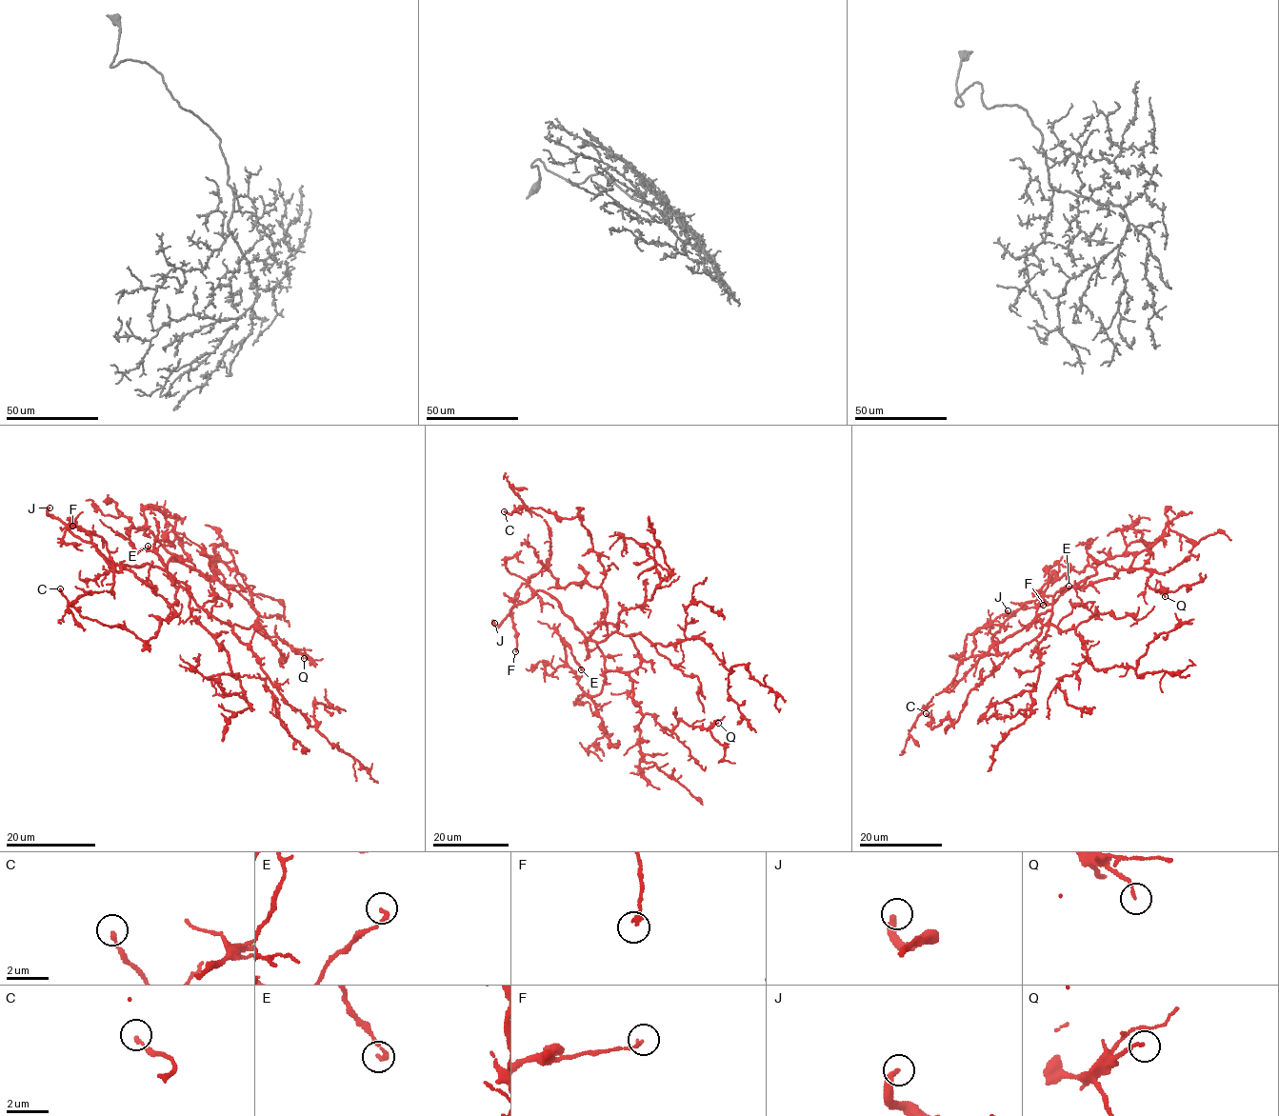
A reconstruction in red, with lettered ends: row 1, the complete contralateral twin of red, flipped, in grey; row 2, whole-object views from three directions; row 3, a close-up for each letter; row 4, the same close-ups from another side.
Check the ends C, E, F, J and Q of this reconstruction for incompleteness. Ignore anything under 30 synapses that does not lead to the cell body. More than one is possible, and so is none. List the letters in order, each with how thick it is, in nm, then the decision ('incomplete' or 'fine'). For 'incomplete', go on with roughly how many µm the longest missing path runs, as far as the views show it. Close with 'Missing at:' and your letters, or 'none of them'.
C: 160 nm | fine
E: 200 nm | fine
F: 160 nm | fine
J: 320 nm | incomplete | 30 µm
Q: 120 nm | fine
Missing at: J

